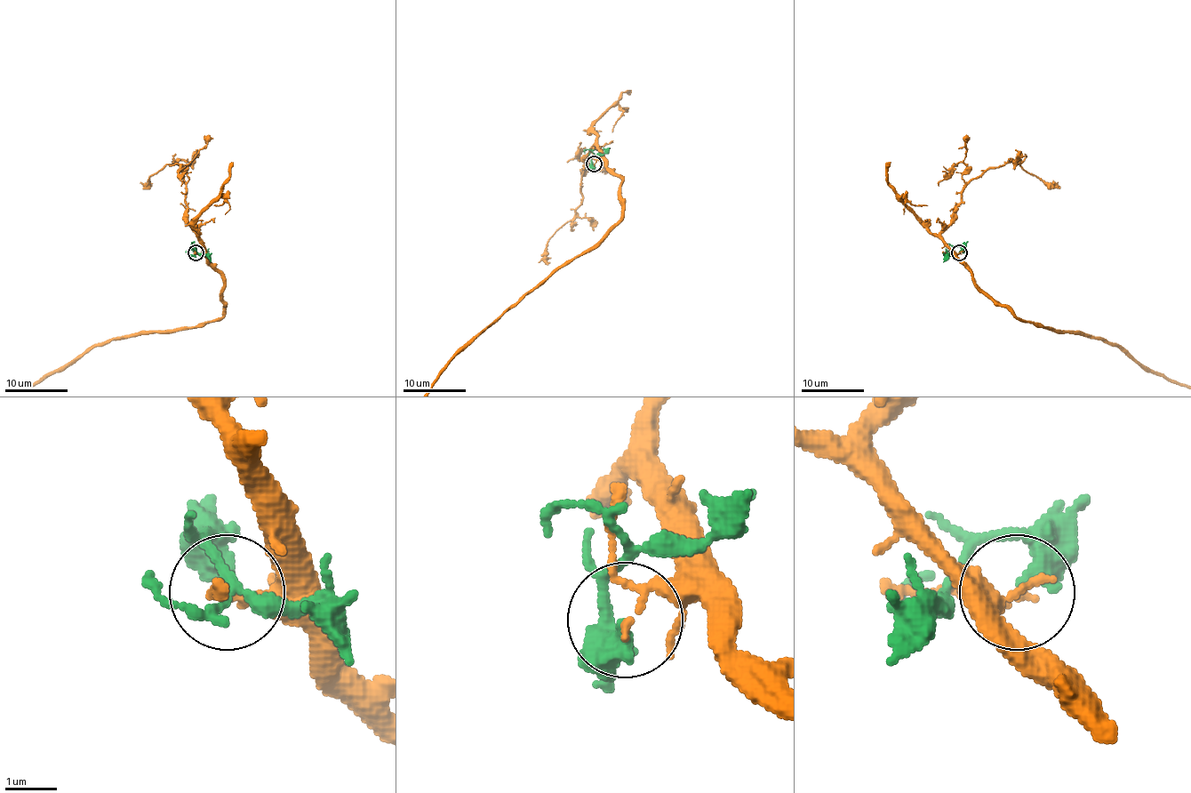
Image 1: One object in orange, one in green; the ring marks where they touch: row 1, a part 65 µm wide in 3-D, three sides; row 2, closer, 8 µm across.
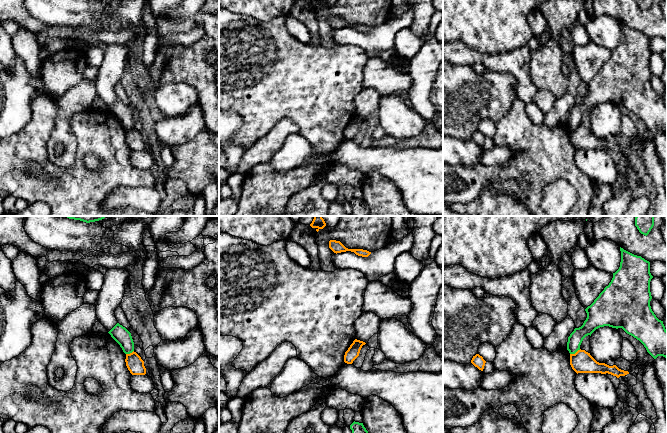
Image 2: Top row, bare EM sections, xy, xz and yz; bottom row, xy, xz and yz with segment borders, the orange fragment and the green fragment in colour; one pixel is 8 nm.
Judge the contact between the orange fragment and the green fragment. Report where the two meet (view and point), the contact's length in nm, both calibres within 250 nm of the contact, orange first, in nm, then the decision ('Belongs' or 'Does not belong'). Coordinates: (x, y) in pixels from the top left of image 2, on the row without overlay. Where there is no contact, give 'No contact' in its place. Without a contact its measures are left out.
Touches orange at yz (576, 128). Shared border 100 nm. Thickness 180 nm (orange) against 120 nm. Does not belong

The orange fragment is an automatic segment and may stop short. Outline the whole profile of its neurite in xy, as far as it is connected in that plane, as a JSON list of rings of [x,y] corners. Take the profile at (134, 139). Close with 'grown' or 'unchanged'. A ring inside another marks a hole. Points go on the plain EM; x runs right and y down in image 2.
[[[132,128],[130,130],[126,130],[126,142],[132,151],[145,151],[146,144],[144,142],[144,137],[141,133],[136,129]]] | unchanged

